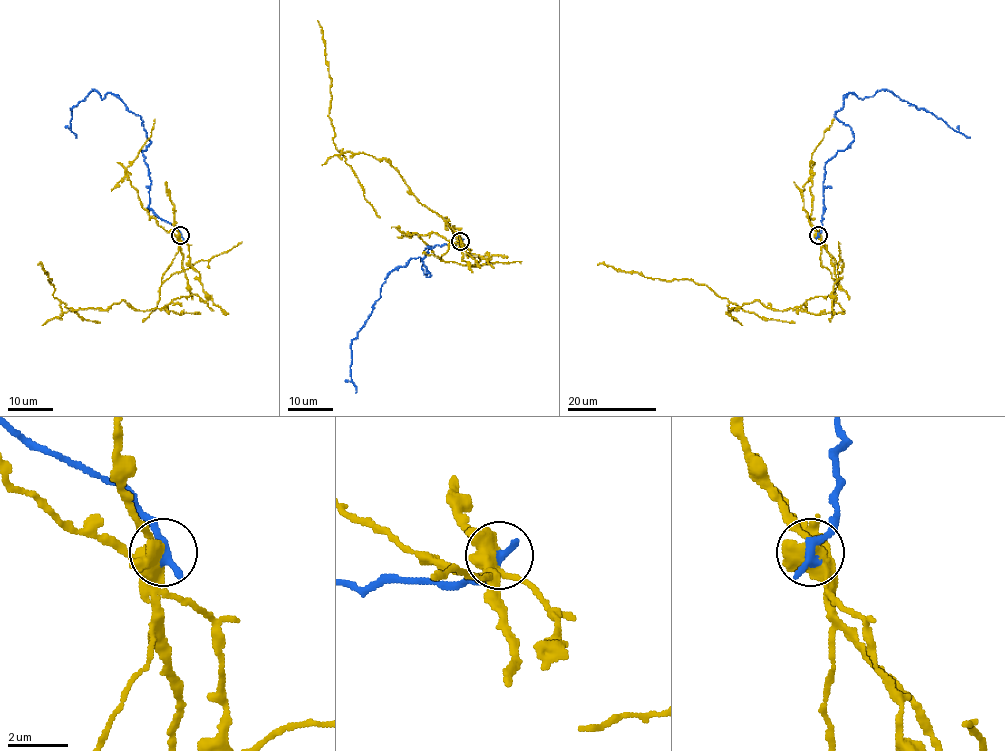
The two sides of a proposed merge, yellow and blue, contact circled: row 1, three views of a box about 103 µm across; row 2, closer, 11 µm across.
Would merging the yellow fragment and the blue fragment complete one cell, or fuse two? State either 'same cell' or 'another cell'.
another cell

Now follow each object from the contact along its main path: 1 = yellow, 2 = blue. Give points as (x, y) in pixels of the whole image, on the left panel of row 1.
1: (180, 235), (205, 300), (191, 294), (148, 311), (122, 300), (63, 313), (52, 279), (37, 265)
2: (180, 235), (149, 208), (142, 151), (150, 142), (139, 115), (93, 90), (71, 109), (75, 138)

